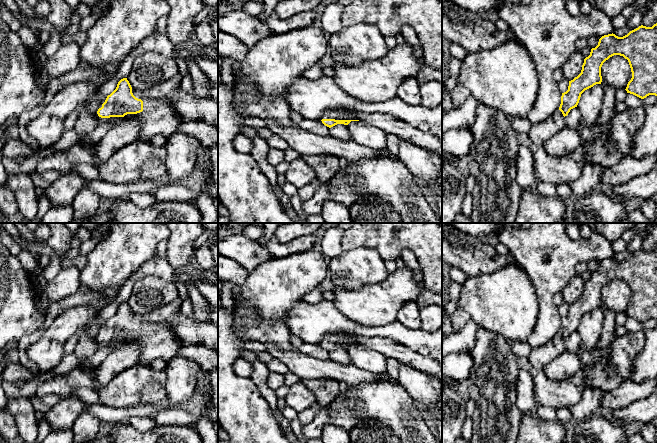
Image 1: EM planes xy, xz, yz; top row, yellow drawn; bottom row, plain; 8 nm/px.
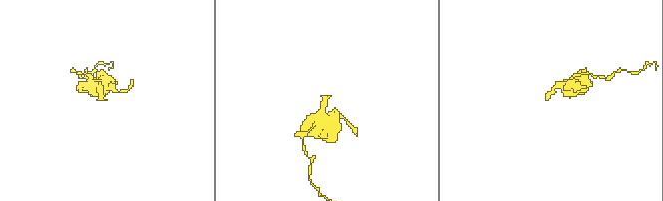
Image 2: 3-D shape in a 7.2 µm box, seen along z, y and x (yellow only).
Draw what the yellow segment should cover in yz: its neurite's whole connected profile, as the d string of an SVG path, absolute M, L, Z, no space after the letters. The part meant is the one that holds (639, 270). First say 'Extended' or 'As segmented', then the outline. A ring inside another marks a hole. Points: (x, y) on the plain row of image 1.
Extended. M657 247L652 251L639 250L623 261L604 259L598 269L584 283L581 297L569 305L568 314L562 317L559 333L547 344L533 348L528 360L539 370L565 351L565 341L577 331L581 318L596 308L601 308L601 291L614 279L628 284L632 302L626 315L641 323L657 320Z

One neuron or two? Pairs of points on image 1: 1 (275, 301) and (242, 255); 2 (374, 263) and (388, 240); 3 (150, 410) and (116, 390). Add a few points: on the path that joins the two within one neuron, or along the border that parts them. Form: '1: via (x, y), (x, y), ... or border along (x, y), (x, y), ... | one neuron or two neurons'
1: border along (273, 257), (249, 272) | two neurons
2: border along (356, 248), (374, 249), (384, 261) | two neurons
3: border along (164, 402), (118, 408) | two neurons

